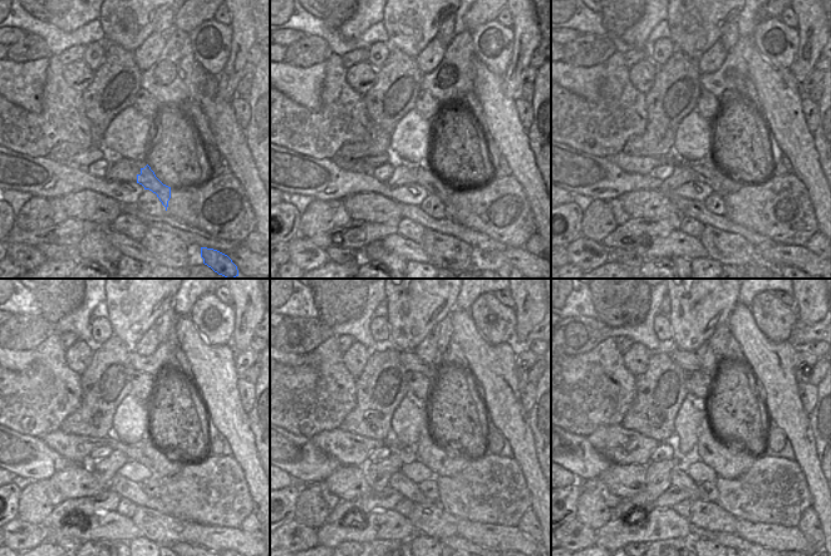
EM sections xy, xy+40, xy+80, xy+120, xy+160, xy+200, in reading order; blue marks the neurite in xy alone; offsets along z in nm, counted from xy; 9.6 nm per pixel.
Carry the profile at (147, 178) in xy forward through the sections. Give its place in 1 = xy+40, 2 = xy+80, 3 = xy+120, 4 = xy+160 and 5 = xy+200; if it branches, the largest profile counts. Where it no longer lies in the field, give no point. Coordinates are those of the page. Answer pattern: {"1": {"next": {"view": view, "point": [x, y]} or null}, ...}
{"1": {"next": {"view": "xy+40", "point": [427, 177]}}, "2": {"next": {"view": "xy+80", "point": [703, 171]}}, "3": {"next": {"view": "xy+120", "point": [77, 448]}}, "4": {"next": {"view": "xy+160", "point": [349, 448]}}, "5": {"next": {"view": "xy+200", "point": [620, 446]}}}

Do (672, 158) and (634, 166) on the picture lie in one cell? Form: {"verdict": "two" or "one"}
{"verdict": "one"}

